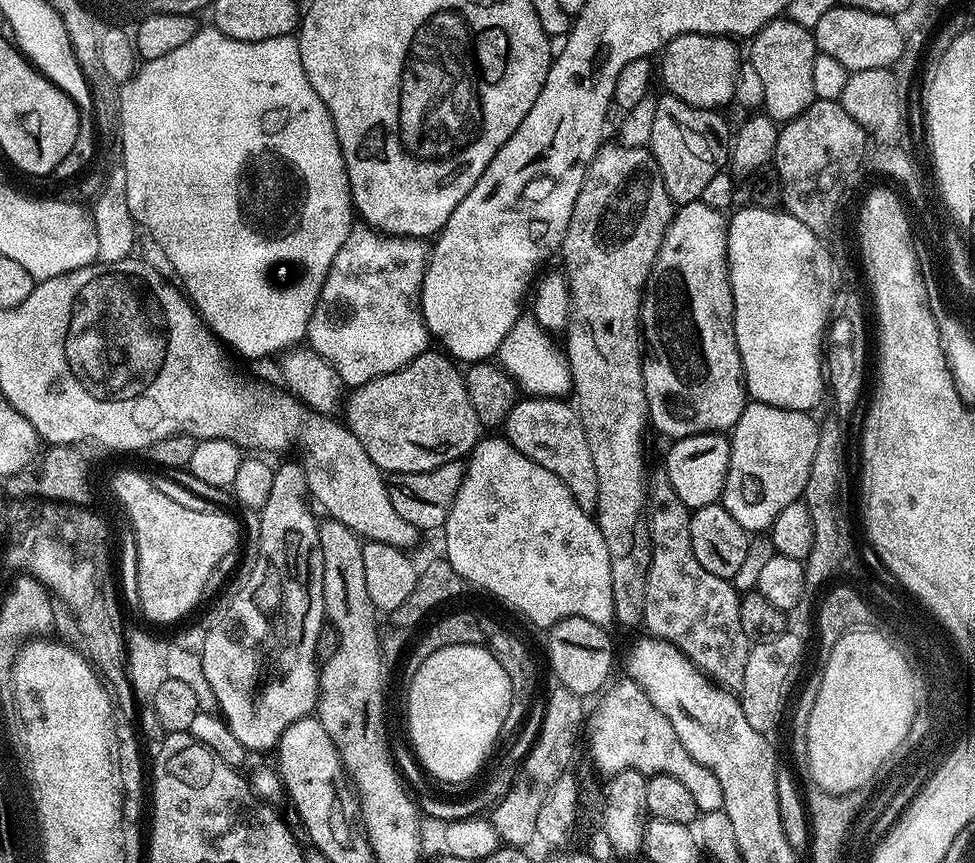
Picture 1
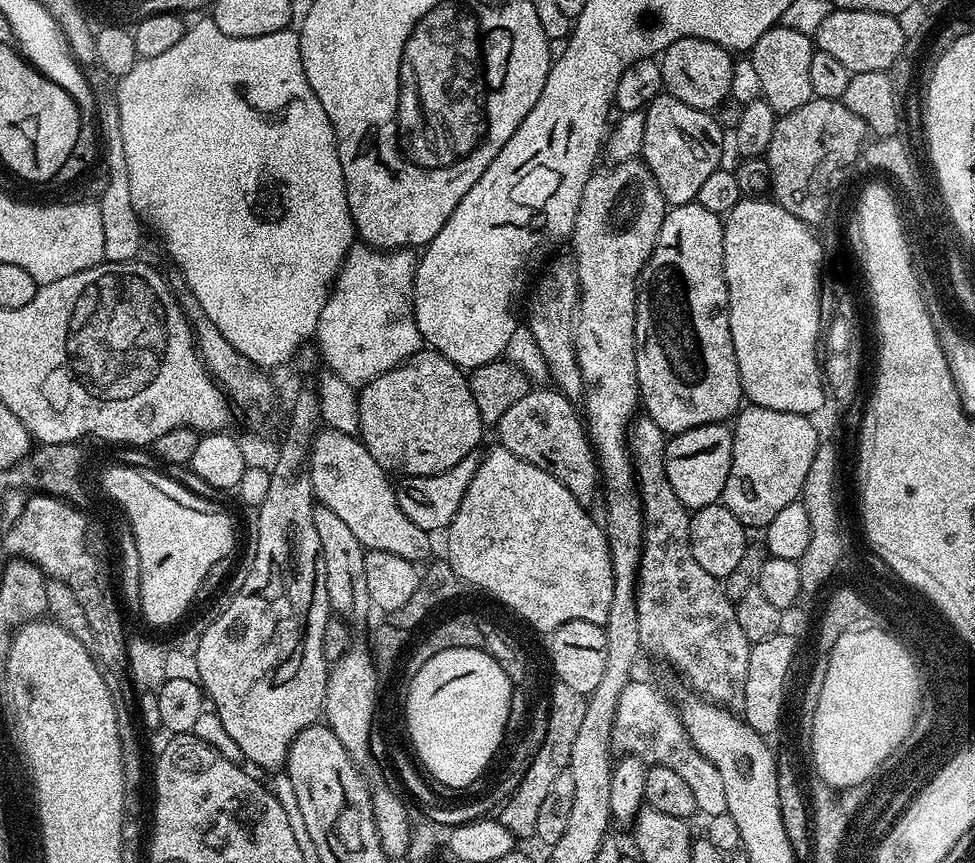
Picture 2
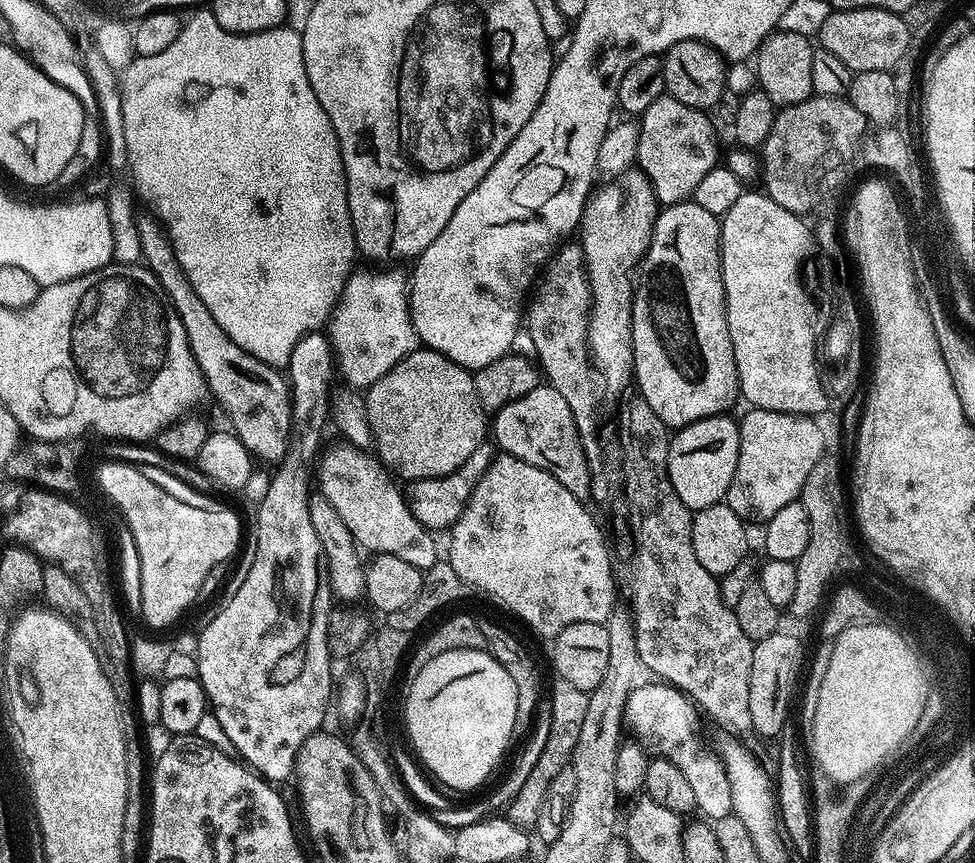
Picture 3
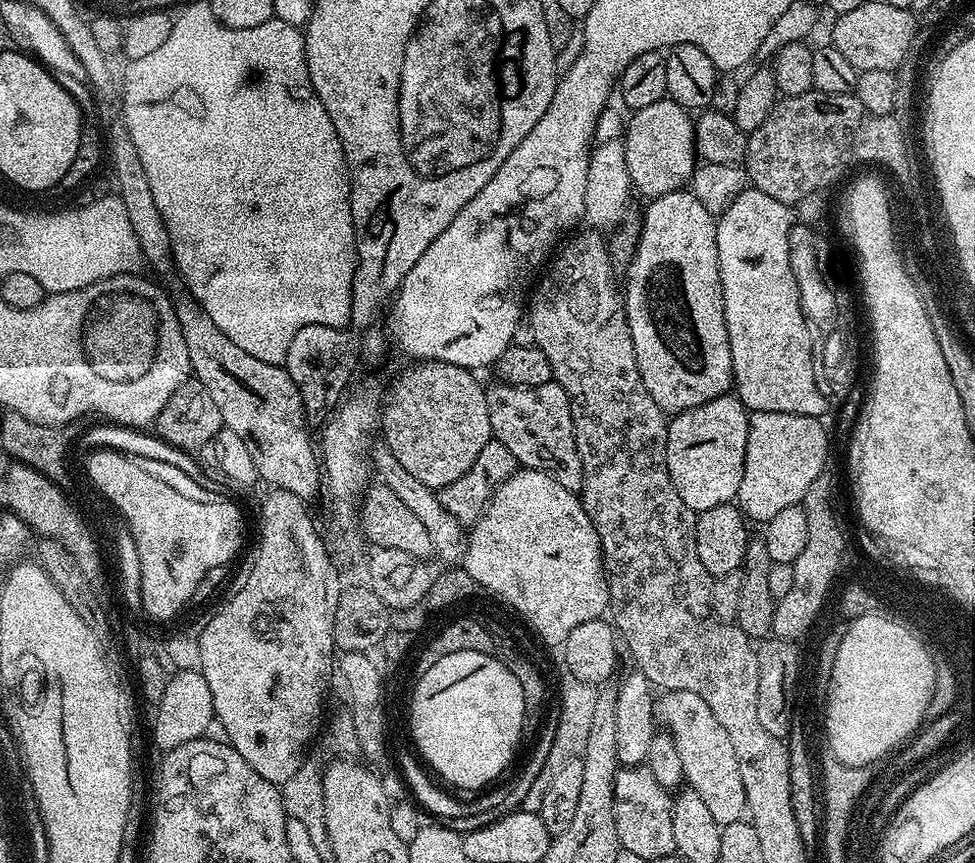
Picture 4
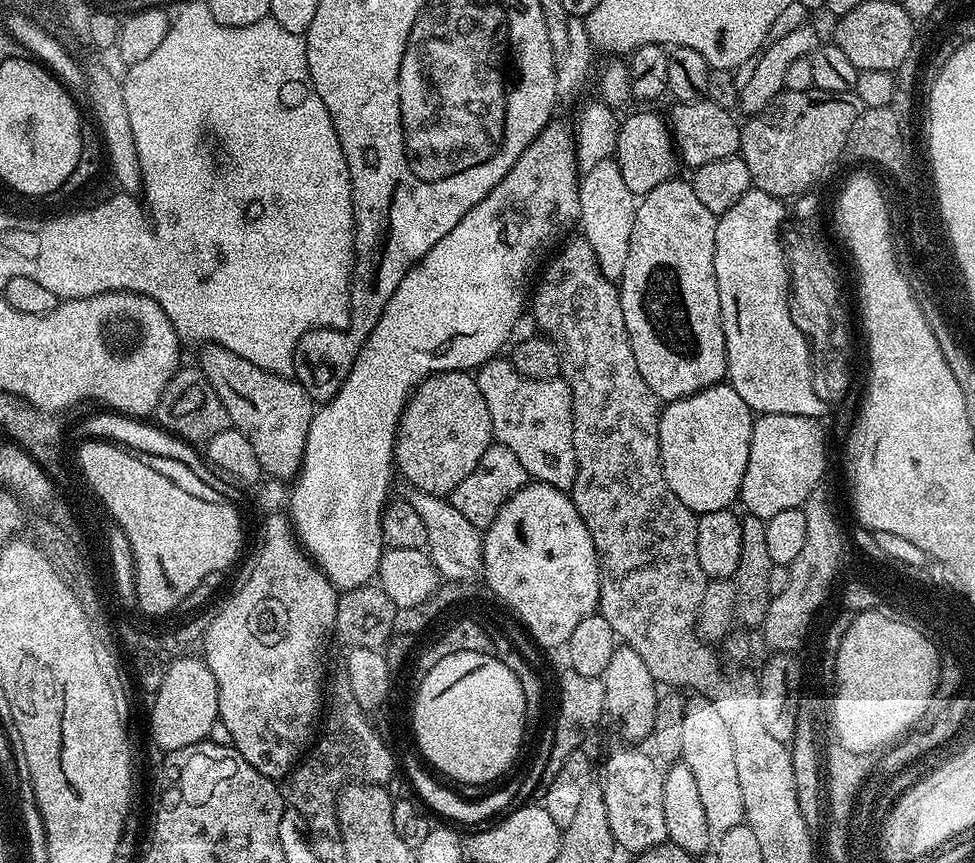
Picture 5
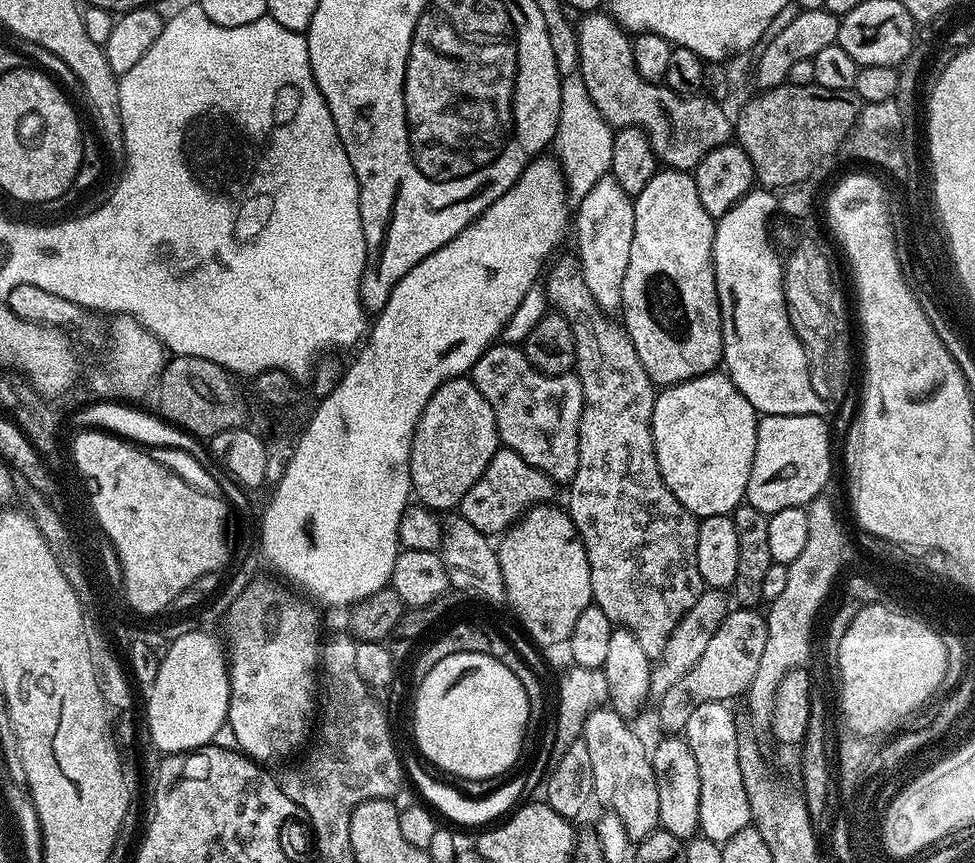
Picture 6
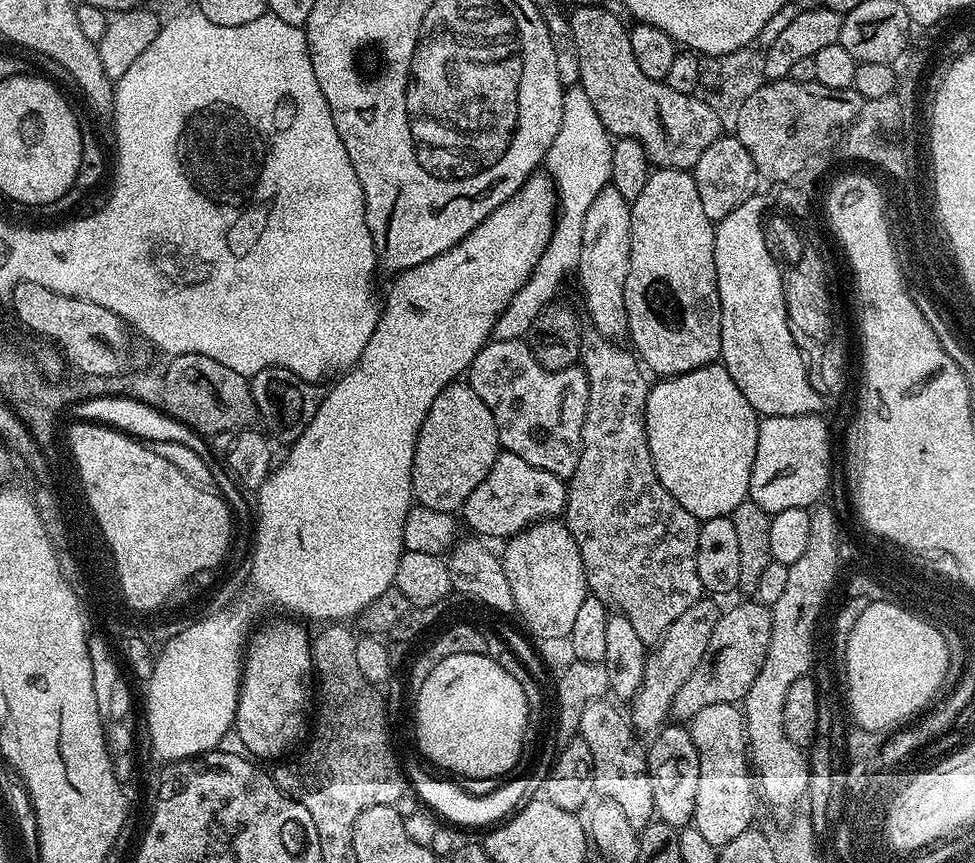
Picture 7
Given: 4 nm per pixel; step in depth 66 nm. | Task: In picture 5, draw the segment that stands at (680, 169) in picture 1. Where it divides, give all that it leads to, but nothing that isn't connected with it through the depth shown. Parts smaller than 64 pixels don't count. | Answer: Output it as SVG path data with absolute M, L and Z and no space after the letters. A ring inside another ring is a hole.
M636 112L619 121L617 146L614 159L622 172L622 179L639 198L645 196L654 186L673 179L672 172L678 165L678 153L672 139L672 130L667 119L656 112Z

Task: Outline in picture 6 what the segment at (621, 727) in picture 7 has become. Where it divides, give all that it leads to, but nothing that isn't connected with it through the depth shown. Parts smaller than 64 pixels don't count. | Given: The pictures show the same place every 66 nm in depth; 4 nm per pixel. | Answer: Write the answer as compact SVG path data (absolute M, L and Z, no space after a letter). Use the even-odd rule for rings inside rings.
M605 706L590 714L582 739L586 742L594 770L595 799L609 804L610 812L622 822L629 838L639 842L660 828L658 782L654 778L649 745L644 745L643 738L628 724L631 723L611 706Z

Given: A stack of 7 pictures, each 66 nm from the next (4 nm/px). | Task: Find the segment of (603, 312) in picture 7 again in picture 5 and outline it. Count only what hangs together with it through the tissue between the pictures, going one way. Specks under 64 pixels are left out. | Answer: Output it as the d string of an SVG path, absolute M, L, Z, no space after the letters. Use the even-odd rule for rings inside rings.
M606 158L585 171L580 181L578 221L583 239L594 250L600 272L610 281L620 279L629 256L630 234L633 233L638 200L622 179L615 159Z

